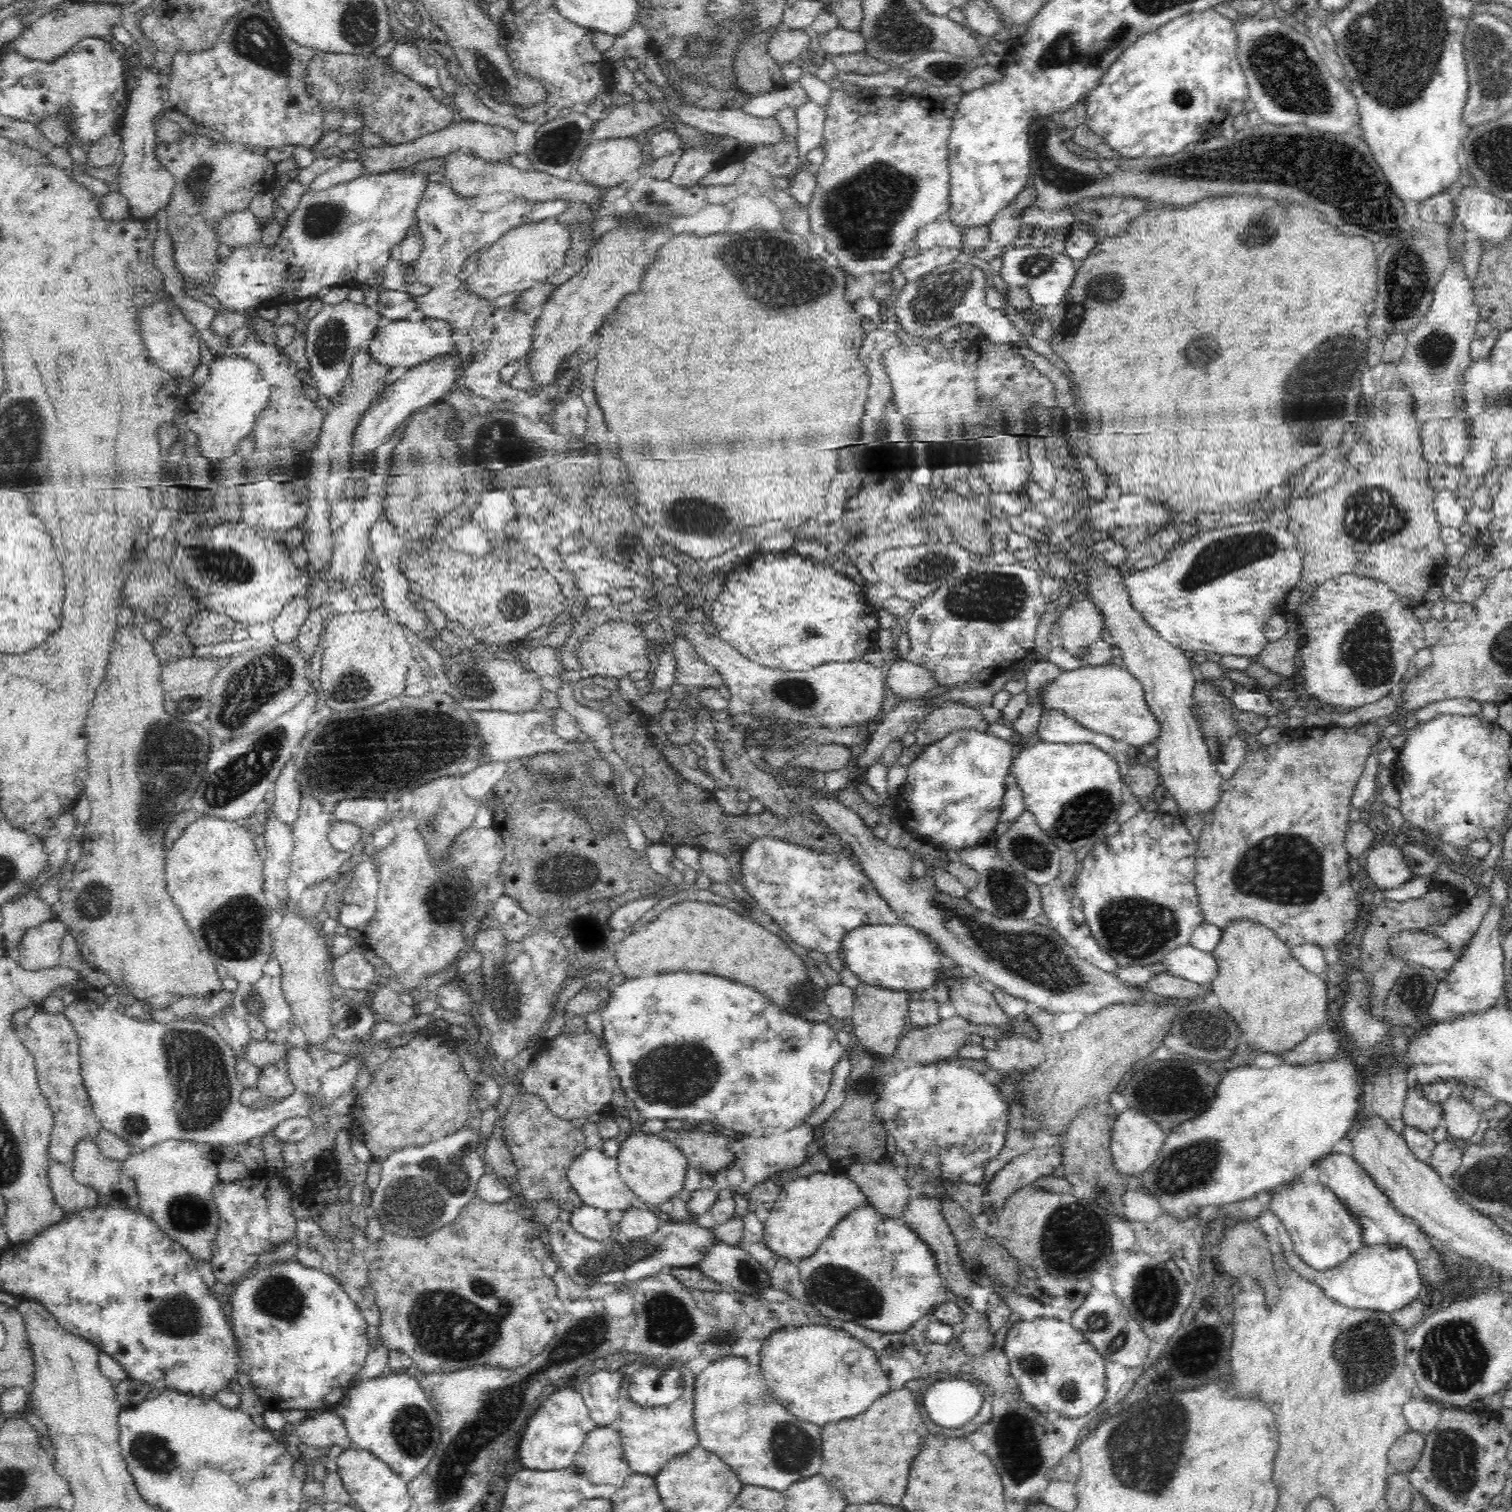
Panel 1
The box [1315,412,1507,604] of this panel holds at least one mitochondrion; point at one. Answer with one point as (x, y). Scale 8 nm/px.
(1368, 519)

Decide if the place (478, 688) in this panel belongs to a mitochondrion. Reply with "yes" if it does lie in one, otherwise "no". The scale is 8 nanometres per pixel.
yes

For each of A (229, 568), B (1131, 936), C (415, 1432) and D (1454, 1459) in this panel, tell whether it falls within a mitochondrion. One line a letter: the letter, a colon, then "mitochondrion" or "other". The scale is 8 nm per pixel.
A: mitochondrion
B: mitochondrion
C: mitochondrion
D: mitochondrion

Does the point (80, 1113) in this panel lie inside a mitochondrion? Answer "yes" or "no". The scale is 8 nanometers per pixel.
no

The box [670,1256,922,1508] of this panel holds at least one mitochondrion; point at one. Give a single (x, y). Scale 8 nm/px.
(837, 1289)

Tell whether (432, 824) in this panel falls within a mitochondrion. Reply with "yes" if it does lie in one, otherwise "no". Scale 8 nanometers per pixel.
yes

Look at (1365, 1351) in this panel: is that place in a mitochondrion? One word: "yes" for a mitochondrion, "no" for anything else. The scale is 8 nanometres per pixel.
yes

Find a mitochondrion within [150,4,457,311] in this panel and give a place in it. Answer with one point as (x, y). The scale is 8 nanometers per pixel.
(254, 38)

